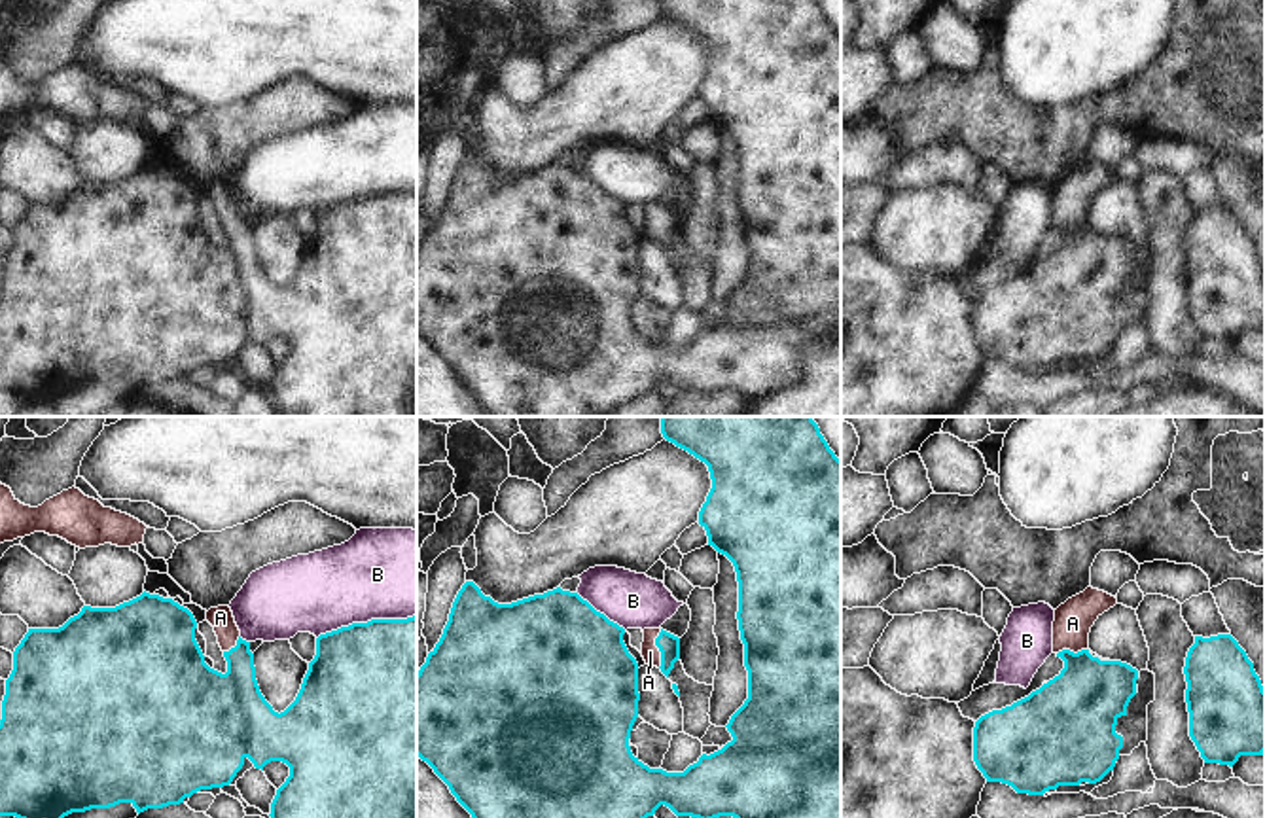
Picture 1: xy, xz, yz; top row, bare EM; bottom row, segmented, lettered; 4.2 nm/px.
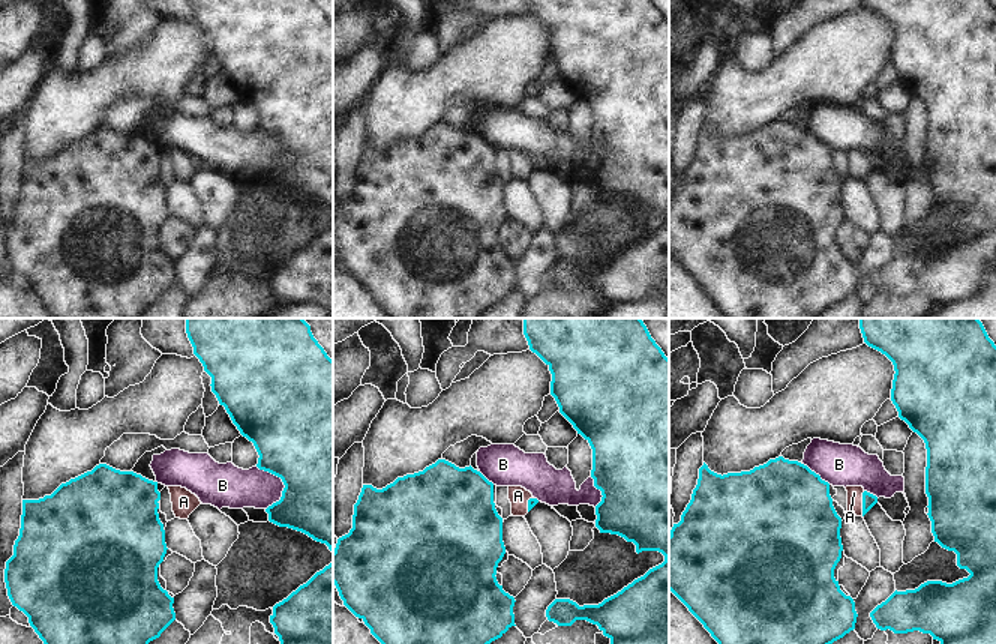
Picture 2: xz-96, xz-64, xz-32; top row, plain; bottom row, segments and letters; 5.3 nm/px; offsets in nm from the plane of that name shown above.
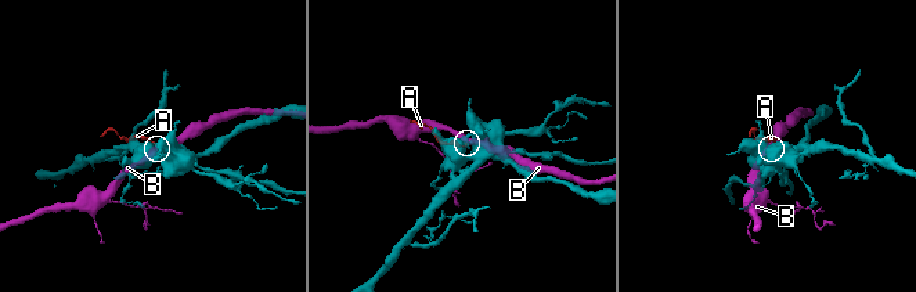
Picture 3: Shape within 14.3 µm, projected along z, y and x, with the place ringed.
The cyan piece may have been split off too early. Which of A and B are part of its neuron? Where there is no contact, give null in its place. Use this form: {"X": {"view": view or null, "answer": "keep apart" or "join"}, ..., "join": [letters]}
{"A": {"view": "xz", "answer": "join"}, "B": {"view": "xy", "answer": "keep apart"}, "join": ["A"]}

